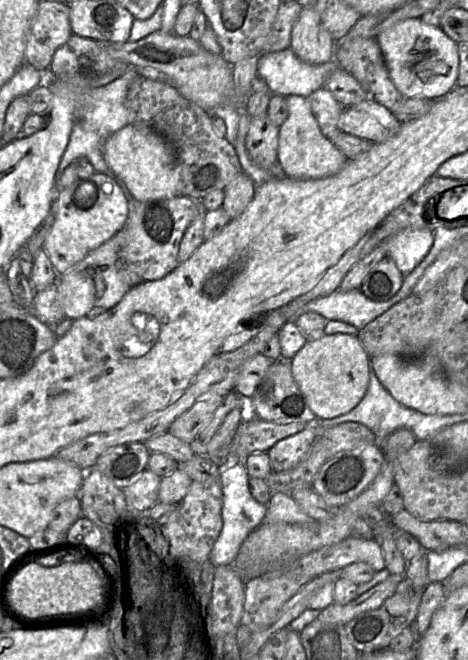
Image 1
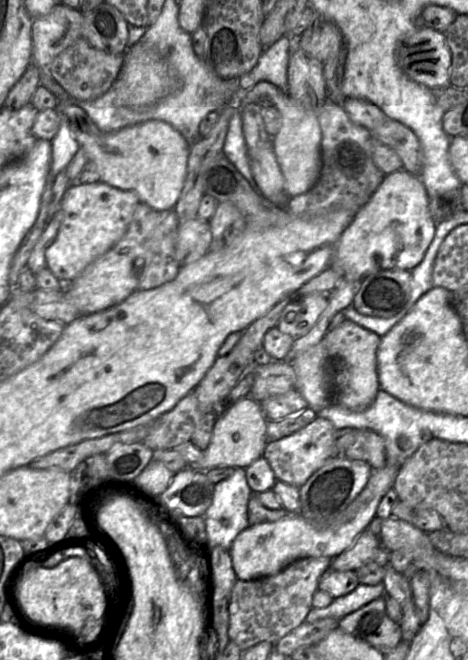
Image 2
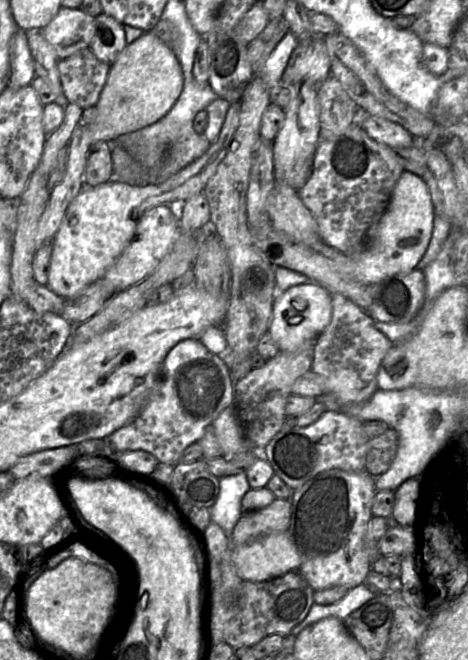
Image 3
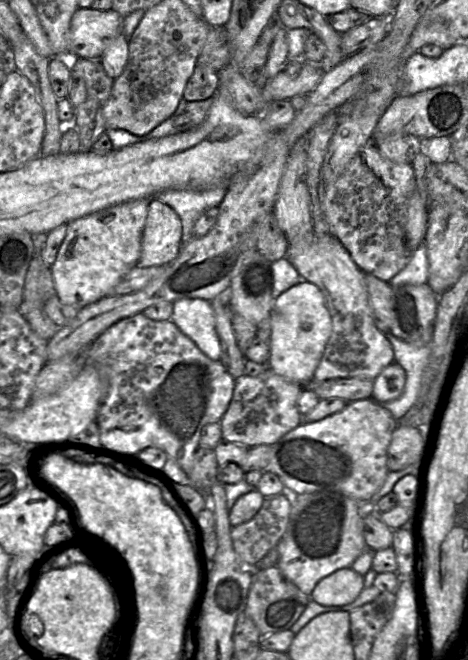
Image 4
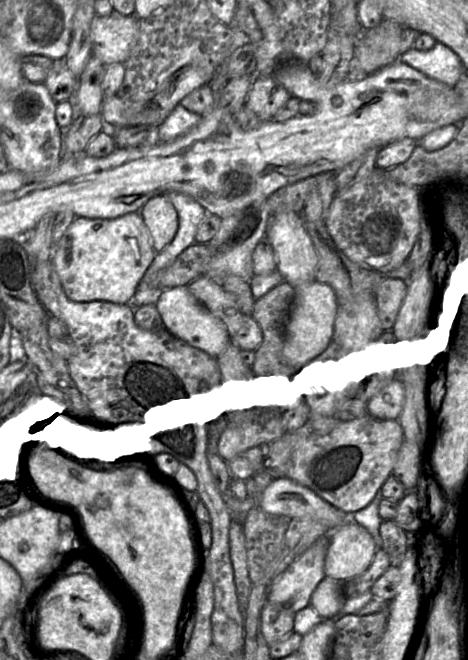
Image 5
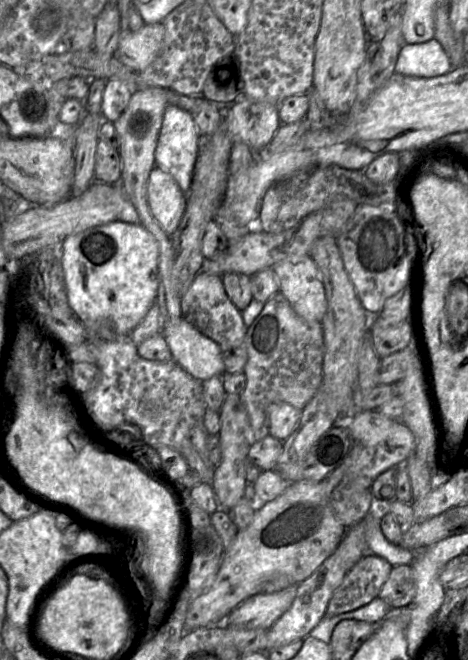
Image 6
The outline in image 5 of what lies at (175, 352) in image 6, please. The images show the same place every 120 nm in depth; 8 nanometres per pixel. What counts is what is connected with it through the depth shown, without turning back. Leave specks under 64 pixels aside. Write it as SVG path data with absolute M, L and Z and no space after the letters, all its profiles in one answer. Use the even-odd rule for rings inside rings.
M175 287L163 291L156 307L161 315L165 329L174 337L206 353L216 360L226 351L229 337L224 324L211 314L188 290Z

